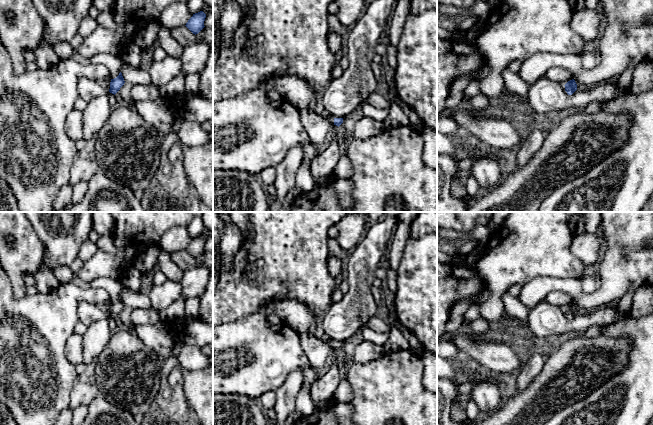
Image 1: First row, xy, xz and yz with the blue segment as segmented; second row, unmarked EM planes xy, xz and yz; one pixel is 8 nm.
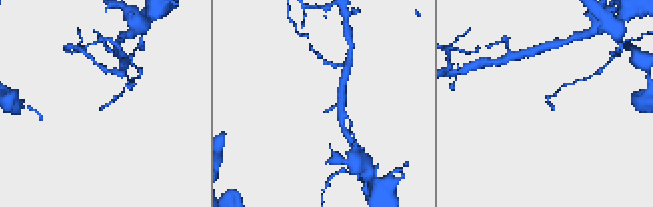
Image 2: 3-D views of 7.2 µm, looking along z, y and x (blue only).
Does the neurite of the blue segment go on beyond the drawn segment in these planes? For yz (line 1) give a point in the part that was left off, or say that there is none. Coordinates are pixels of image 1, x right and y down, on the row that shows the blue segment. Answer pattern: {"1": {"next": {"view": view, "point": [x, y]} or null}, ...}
{"1": {"next": null}}

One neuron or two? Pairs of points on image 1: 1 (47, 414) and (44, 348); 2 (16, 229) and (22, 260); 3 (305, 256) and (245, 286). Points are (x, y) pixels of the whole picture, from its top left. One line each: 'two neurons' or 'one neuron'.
1: one neuron
2: one neuron
3: one neuron

